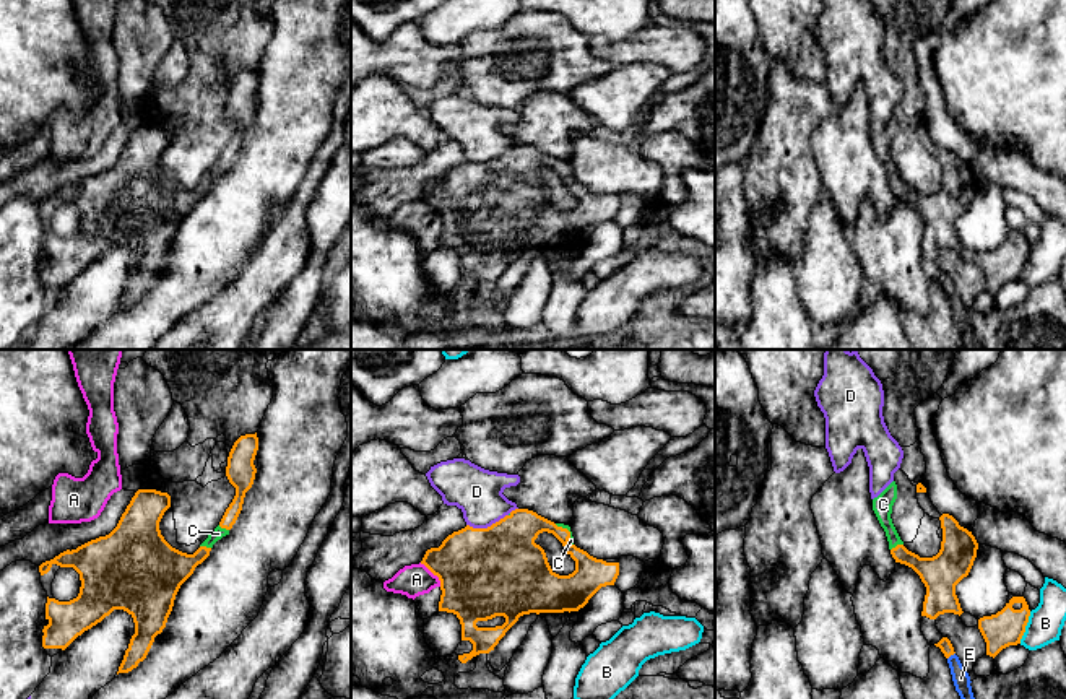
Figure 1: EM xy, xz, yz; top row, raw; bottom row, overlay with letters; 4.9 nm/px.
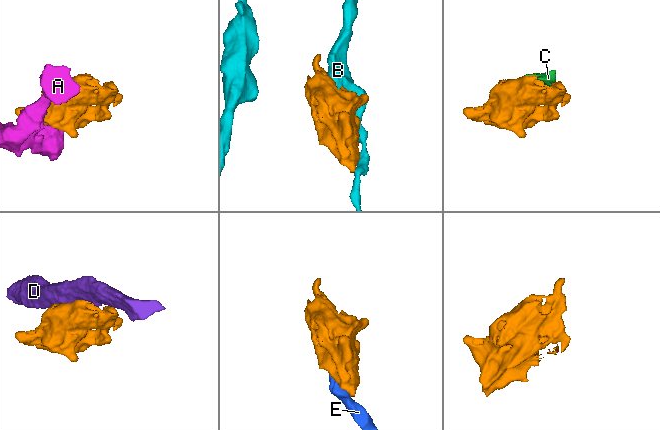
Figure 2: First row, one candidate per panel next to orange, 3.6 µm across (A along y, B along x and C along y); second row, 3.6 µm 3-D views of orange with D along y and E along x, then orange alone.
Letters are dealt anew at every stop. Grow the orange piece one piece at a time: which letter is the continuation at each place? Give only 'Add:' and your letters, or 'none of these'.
Add: C, E

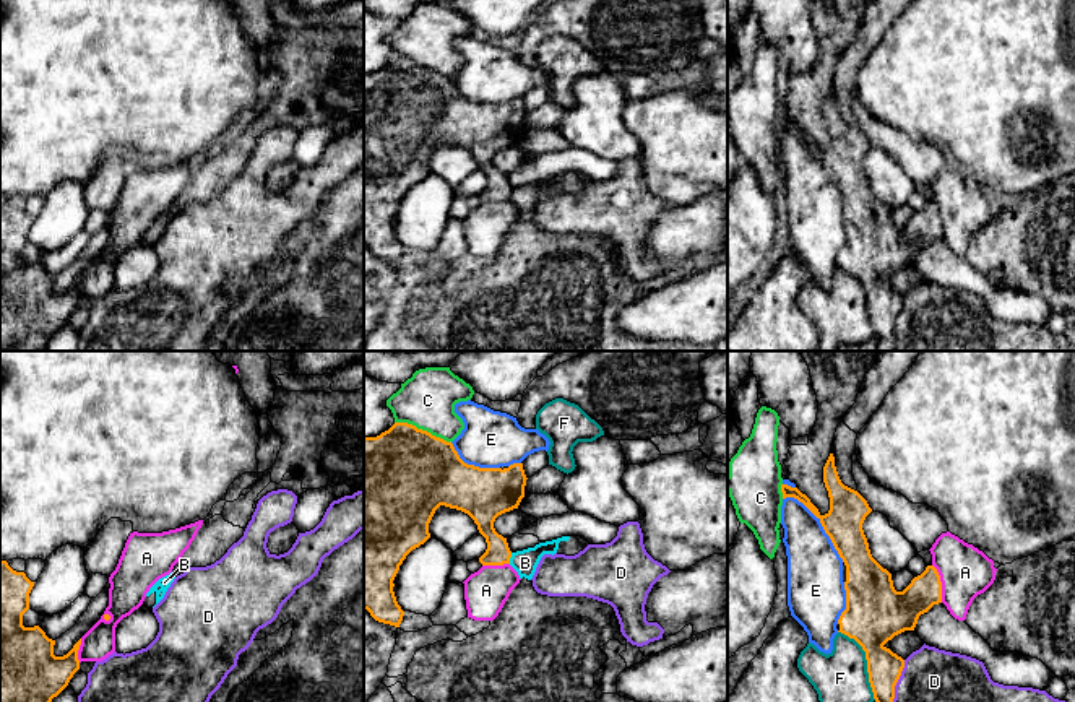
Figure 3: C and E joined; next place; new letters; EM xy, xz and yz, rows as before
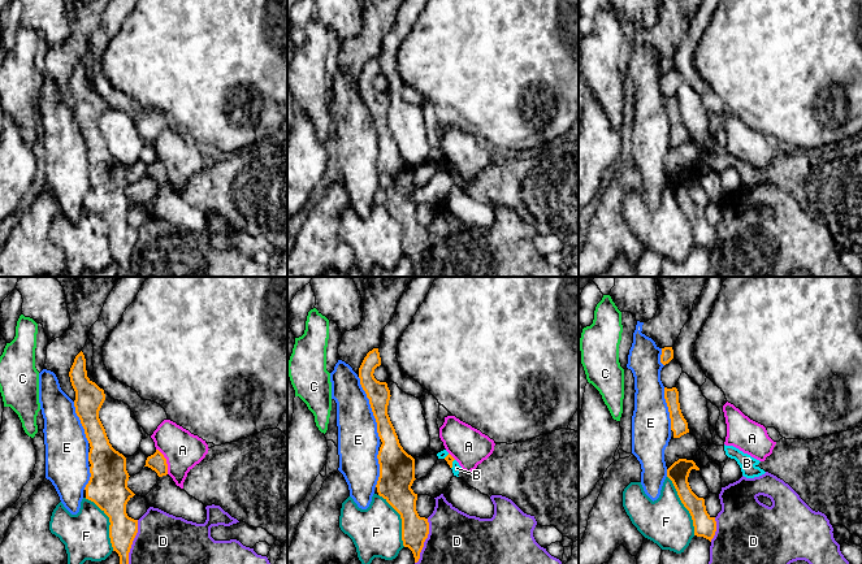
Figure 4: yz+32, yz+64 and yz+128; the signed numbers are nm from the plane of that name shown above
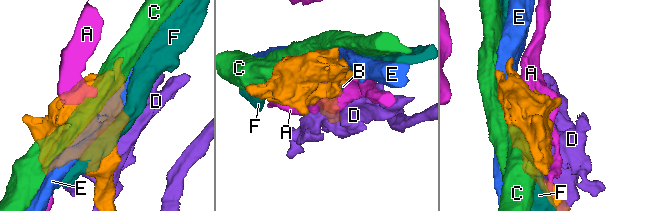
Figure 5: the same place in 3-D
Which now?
Add: none of these

